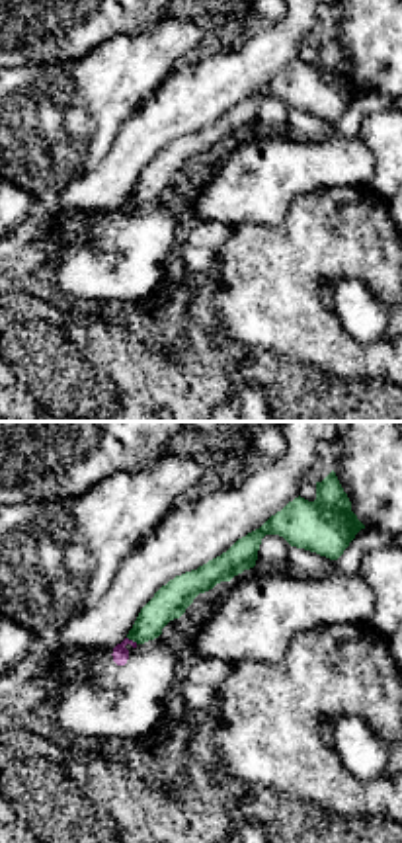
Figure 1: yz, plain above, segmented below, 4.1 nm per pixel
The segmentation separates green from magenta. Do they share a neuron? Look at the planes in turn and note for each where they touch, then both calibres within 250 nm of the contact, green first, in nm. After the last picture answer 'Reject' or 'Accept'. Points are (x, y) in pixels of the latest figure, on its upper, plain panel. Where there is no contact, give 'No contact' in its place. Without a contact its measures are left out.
Touches green at (133, 203). Thickness 140 nm (green) against 70 nm

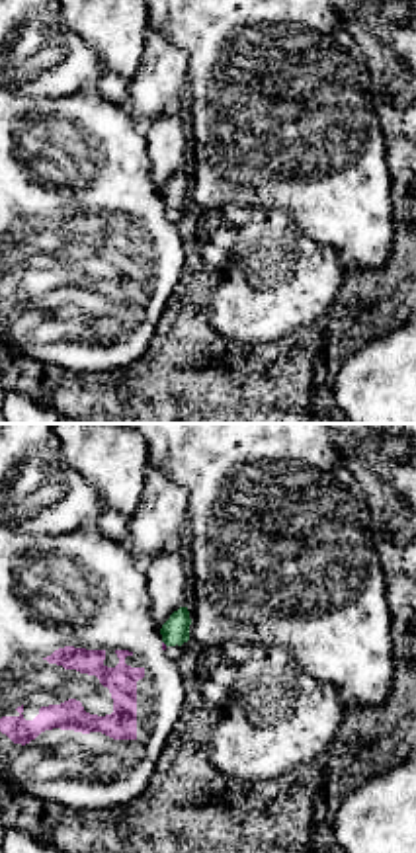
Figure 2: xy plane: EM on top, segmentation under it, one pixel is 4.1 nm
Touches green at (165, 205). Thickness 110 nm (green) against 20 nm

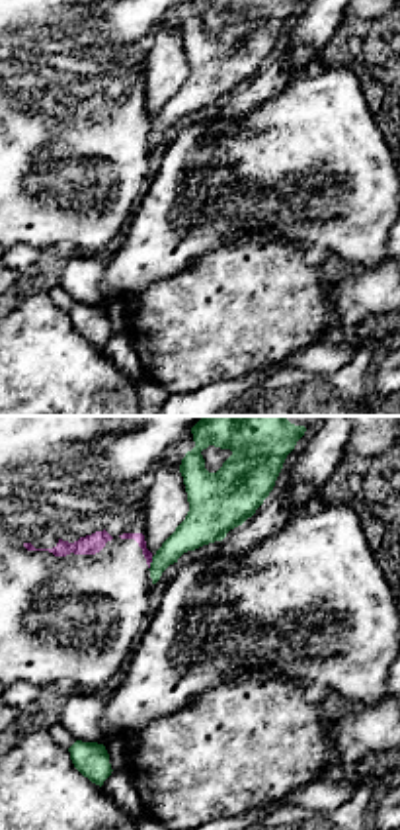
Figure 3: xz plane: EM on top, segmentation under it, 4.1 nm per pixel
Touches green at (151, 125). Thickness 150 nm (green) against 50 nm

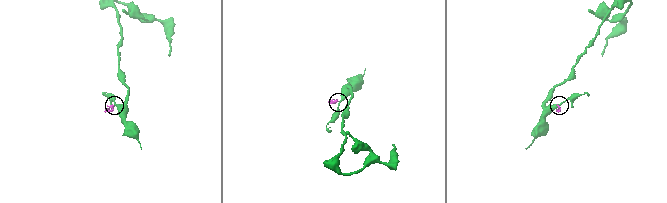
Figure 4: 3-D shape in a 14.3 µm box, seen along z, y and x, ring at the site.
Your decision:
Reject

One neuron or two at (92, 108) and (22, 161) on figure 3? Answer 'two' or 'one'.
one

